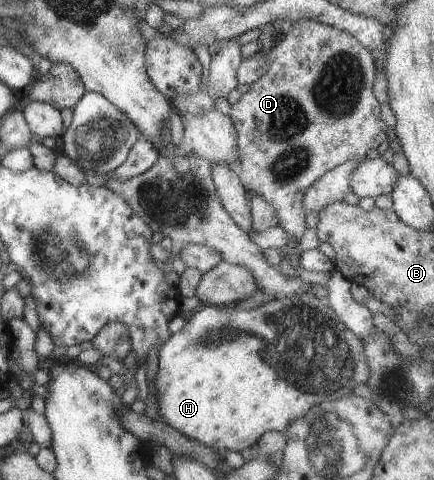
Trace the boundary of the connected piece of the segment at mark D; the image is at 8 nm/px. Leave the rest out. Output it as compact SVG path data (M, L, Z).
M310 19L292 22L293 31L278 37L267 54L270 64L267 73L250 85L241 99L231 106L231 119L238 133L239 159L237 172L247 192L267 199L279 215L281 226L299 245L305 232L303 197L307 189L346 161L365 160L367 151L379 149L387 139L387 125L381 118L379 101L373 94L375 58L348 31L329 27Z

